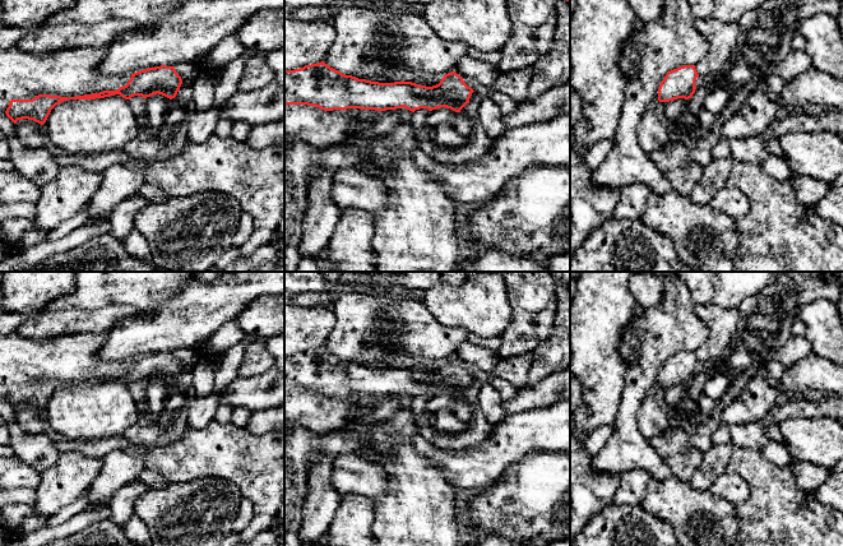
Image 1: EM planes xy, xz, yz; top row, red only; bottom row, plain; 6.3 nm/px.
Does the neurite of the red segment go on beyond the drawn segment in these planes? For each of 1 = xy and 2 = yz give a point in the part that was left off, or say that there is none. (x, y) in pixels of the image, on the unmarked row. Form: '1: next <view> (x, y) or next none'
1: next none
2: next none

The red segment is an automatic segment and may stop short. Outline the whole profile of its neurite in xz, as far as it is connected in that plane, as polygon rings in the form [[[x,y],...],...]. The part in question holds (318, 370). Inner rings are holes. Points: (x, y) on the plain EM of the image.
[[[324,347],[284,356],[284,390],[307,390],[324,397],[361,394],[429,397],[446,393],[455,398],[469,389],[474,376],[455,357],[439,370],[418,371],[412,367],[379,369],[342,360]]]

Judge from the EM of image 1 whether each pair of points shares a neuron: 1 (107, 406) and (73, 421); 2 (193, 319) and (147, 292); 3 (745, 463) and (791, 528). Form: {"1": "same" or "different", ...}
{"1": "same", "2": "different", "3": "same"}

